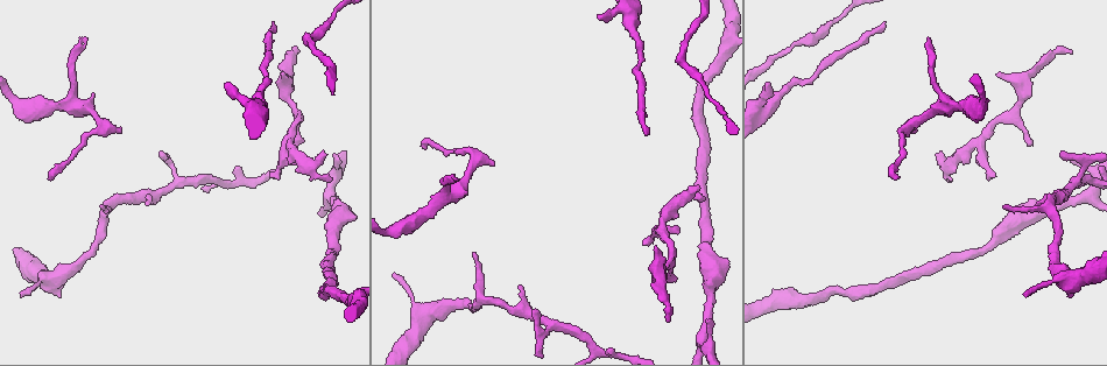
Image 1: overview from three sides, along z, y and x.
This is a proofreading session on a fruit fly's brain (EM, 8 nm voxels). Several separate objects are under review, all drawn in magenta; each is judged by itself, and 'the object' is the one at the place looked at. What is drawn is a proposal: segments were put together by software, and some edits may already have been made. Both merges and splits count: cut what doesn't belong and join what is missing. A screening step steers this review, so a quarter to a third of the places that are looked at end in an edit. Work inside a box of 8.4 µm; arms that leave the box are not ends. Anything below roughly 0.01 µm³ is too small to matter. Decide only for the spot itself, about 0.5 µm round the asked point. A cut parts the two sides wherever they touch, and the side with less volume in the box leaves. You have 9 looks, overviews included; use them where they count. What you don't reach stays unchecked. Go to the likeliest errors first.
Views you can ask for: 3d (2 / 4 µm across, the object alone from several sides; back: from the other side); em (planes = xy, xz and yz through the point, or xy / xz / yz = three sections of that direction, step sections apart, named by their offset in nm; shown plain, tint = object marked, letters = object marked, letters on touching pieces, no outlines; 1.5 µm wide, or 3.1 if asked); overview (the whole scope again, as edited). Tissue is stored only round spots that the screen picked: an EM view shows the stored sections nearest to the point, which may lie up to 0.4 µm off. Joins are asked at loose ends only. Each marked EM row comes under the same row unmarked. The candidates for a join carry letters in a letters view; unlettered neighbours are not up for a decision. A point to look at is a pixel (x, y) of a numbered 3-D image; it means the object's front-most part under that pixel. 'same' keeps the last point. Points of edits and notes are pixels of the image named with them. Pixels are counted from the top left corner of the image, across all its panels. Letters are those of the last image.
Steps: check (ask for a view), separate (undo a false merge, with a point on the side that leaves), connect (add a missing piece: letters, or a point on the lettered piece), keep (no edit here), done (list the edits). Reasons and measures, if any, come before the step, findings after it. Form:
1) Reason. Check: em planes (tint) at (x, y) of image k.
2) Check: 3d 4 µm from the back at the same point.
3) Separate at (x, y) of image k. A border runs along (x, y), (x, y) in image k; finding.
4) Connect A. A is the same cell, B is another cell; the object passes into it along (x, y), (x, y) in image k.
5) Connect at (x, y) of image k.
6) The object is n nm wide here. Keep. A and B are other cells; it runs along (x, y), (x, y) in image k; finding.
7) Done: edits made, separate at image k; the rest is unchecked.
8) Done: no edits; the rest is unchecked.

Free end. Check: 3d 2 µm at (936, 153) of image 1.

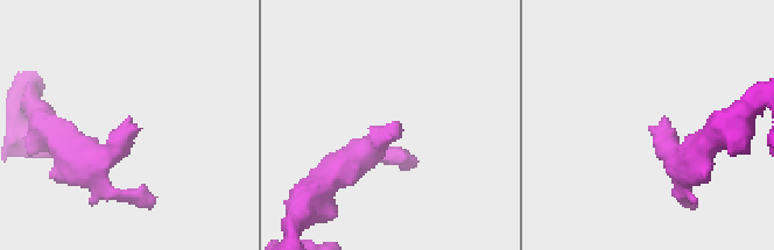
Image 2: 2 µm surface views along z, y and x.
Check: em xy step 8 (letters) at (140, 129) of image 2.

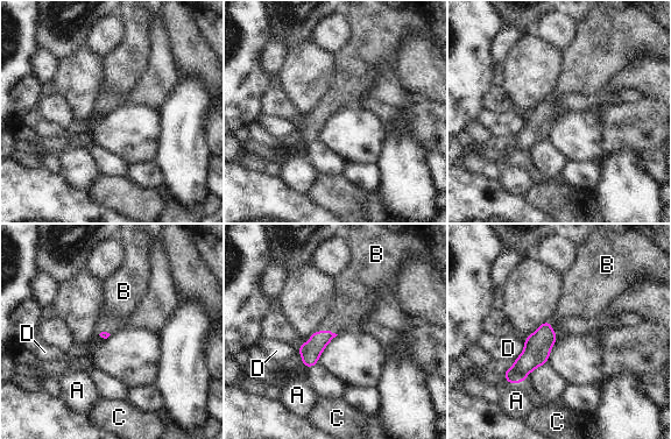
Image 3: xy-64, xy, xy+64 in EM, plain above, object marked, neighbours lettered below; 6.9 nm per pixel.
Connect B. B is the same cell, A, C and D are other cells; the object passes into it along (537, 347), (550, 326), (576, 301) in image 3; it goes on there.

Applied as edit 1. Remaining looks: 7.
Check: overview.

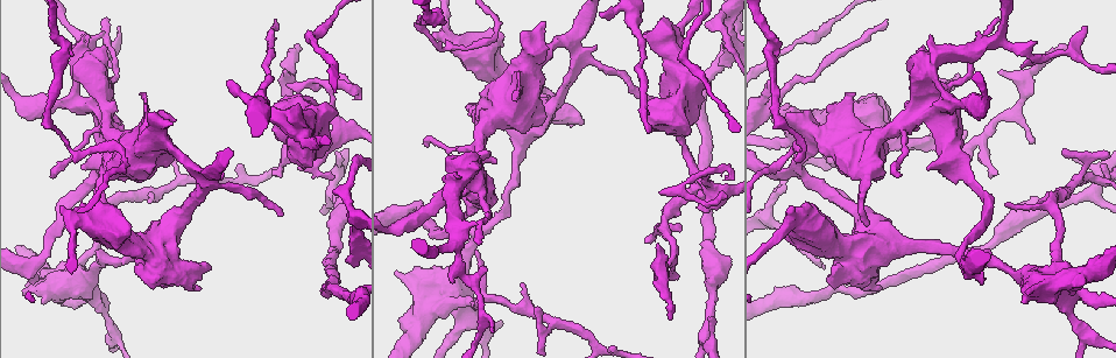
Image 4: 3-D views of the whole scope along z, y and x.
Branch stops here. Check: 3d 4 µm at (152, 201) of image 4.

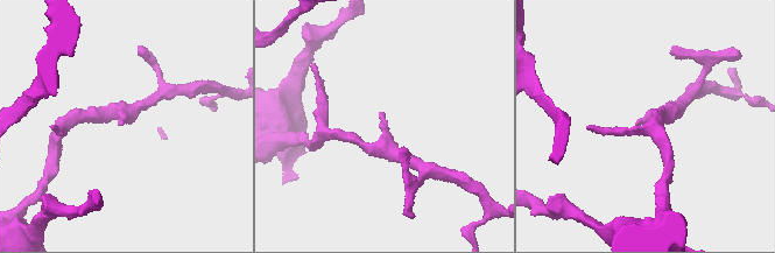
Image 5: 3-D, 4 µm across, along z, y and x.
Shape alone is not enough. Check: em planes (letters) at (635, 123) of image 5.

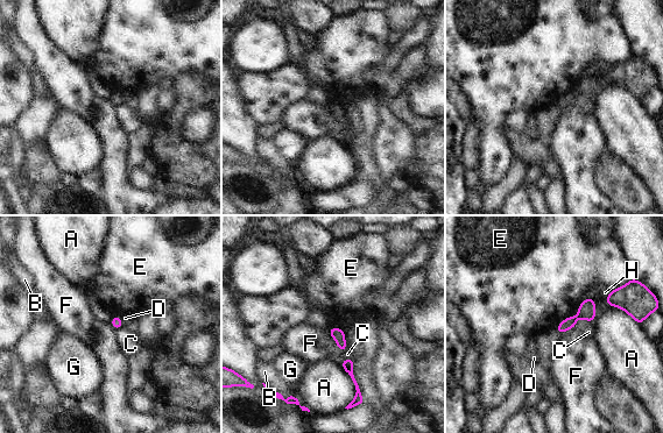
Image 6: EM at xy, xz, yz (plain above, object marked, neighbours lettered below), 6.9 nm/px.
The longest contact is with E, 340 nm. Keep. A, B, C, D, E, F, G and H are other cells; a border runs along (590, 297), (575, 316), (555, 328) in image 6; none of them fits.

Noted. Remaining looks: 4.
Long arm stops here. Check: em planes (tint) at (886, 21) of image 4.

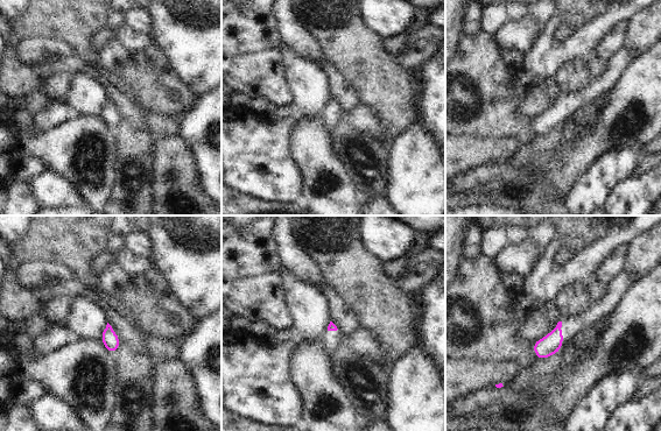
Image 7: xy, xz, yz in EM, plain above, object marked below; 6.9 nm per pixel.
Check: em planes (letters) at the same point.

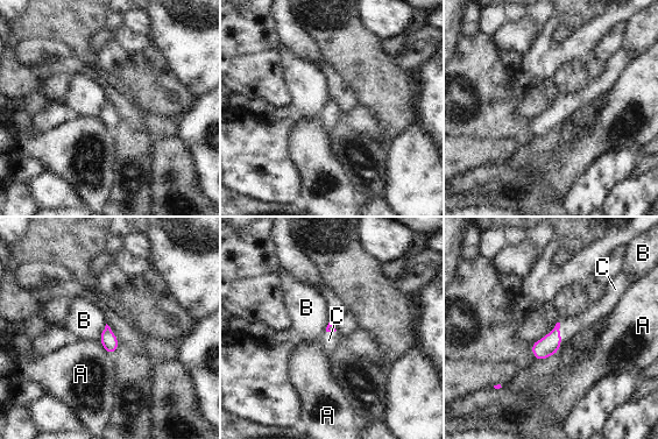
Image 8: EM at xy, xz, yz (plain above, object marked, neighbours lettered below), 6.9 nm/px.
The longest contact is with C, 190 nm. Connect C. C is the same cell, A and B are other cells; the object passes into it along (543, 348), (559, 335), (570, 327) in image 8; it goes on there.

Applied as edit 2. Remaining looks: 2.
Redraw. Check: overview.

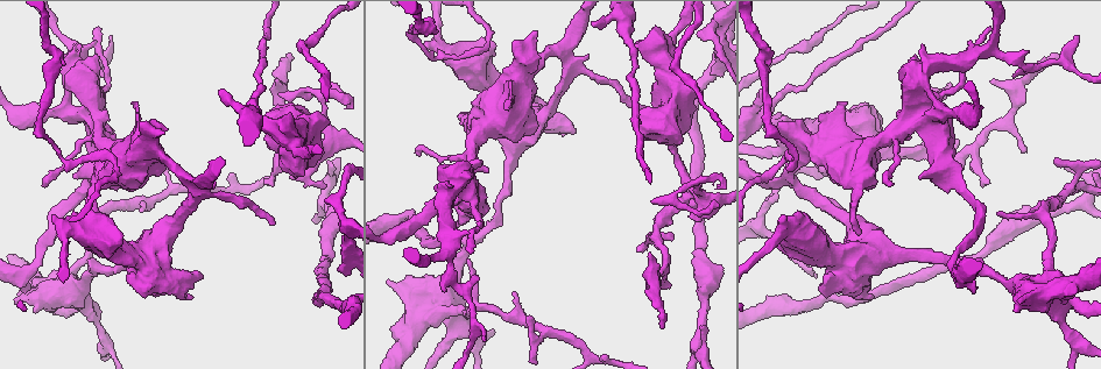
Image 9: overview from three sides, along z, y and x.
Branch stops here. Check: em yz step 8 (letters) at (415, 152) of image 9.

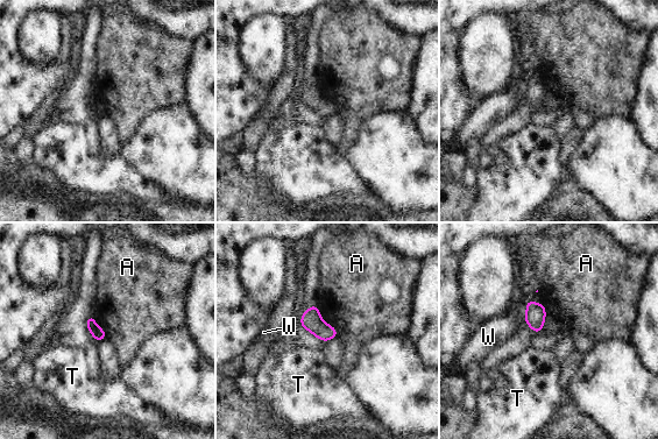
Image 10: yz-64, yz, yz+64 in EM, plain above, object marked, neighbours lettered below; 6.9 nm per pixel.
Keep. A, T and W are other cells; none of them fits.

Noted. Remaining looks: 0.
Done: edits made, connect at image 3, connect at image 8; the rest is unchecked.

